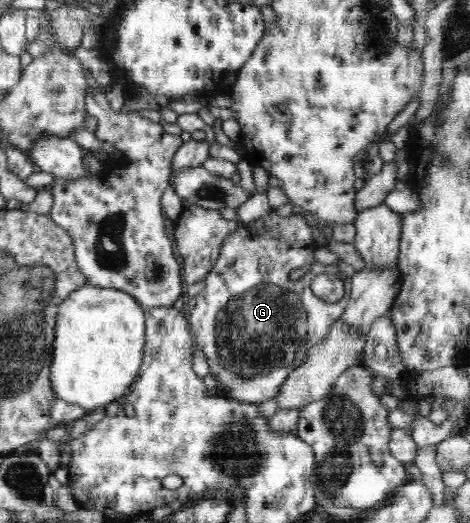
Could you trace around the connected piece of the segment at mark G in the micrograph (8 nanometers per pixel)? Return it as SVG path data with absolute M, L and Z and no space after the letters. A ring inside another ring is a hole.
M271 209L254 221L239 222L238 229L224 241L218 259L214 261L216 273L207 273L204 288L192 299L187 299L185 314L195 347L204 353L210 366L209 373L218 385L225 387L226 395L232 399L261 404L275 398L280 387L286 383L288 375L304 364L310 349L324 339L332 325L346 311L350 301L351 277L341 272L338 266L316 262L313 259L316 247L312 228L303 215L294 213L283 217L276 214L275 209ZM260 265L264 265L264 273L256 273ZM301 267L308 269L304 276L299 280L289 280L290 271ZM320 273L336 275L344 282L345 295L338 303L326 303L312 292L310 285ZM238 281L246 281L246 285L238 287ZM258 283L262 285L262 289L248 289Z

